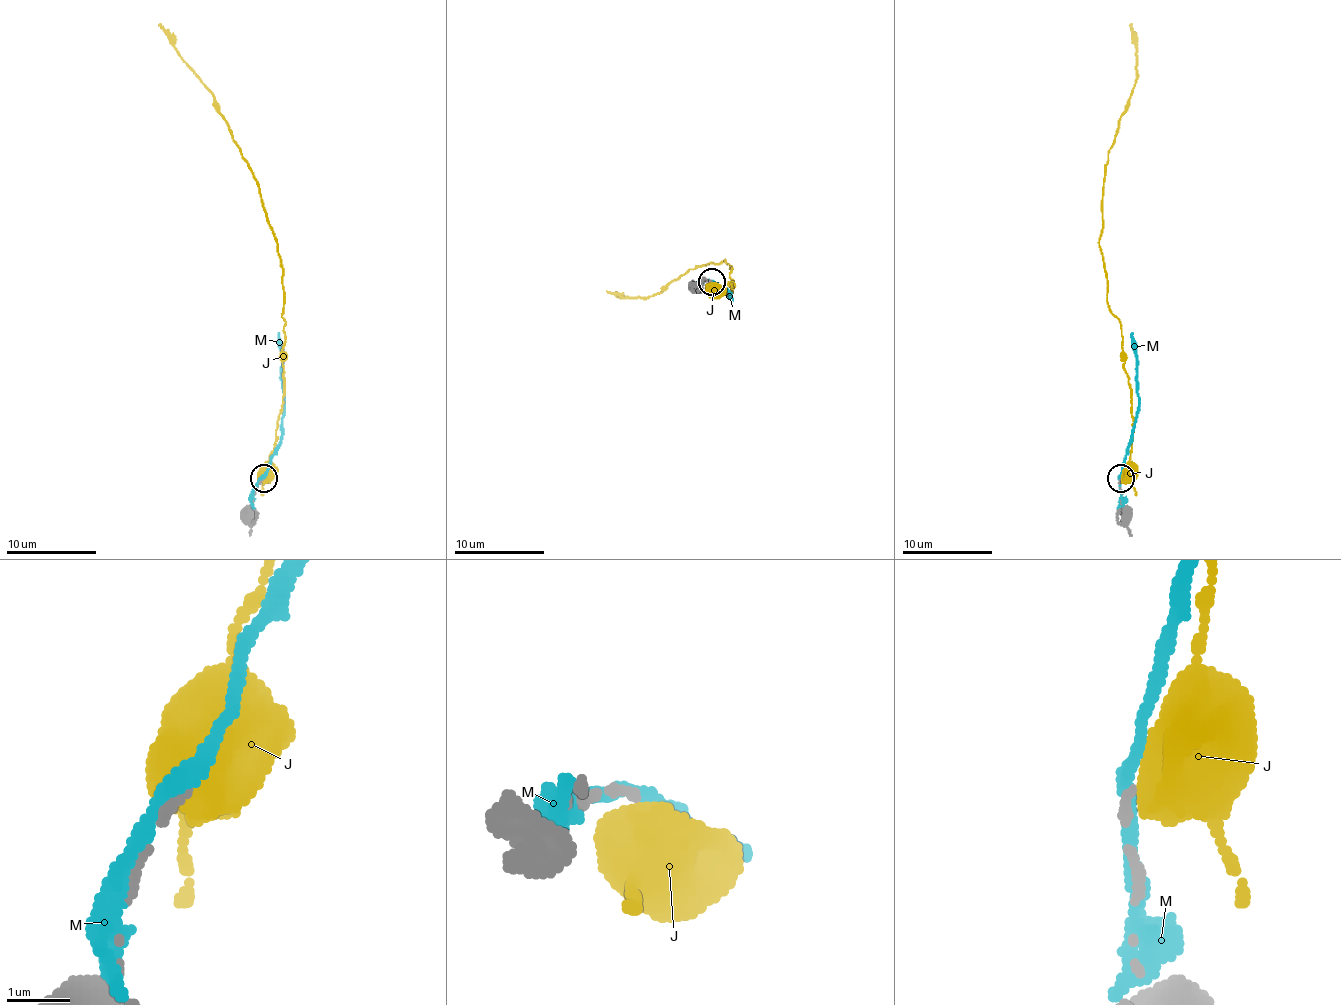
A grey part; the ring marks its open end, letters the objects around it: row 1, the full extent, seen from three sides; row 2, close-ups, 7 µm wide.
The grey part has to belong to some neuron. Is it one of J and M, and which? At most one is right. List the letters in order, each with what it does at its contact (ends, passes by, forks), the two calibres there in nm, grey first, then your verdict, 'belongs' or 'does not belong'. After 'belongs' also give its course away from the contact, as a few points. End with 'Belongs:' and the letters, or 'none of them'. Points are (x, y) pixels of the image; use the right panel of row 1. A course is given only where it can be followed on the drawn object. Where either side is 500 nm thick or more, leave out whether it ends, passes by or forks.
J: 120 nm thick on the grey side, 750 nm on the other; does not belong
M: it passes by; 100 nm thick on the grey side, 240 nm on the other; does not belong
Belongs: none of them

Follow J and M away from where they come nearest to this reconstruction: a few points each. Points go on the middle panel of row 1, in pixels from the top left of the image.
J: (711, 282), (722, 293), (731, 291), (731, 268), (724, 259), (697, 266), (661, 293), (616, 298), (607, 291)
M: (706, 282), (717, 284), (729, 293), (731, 300), (726, 291)

